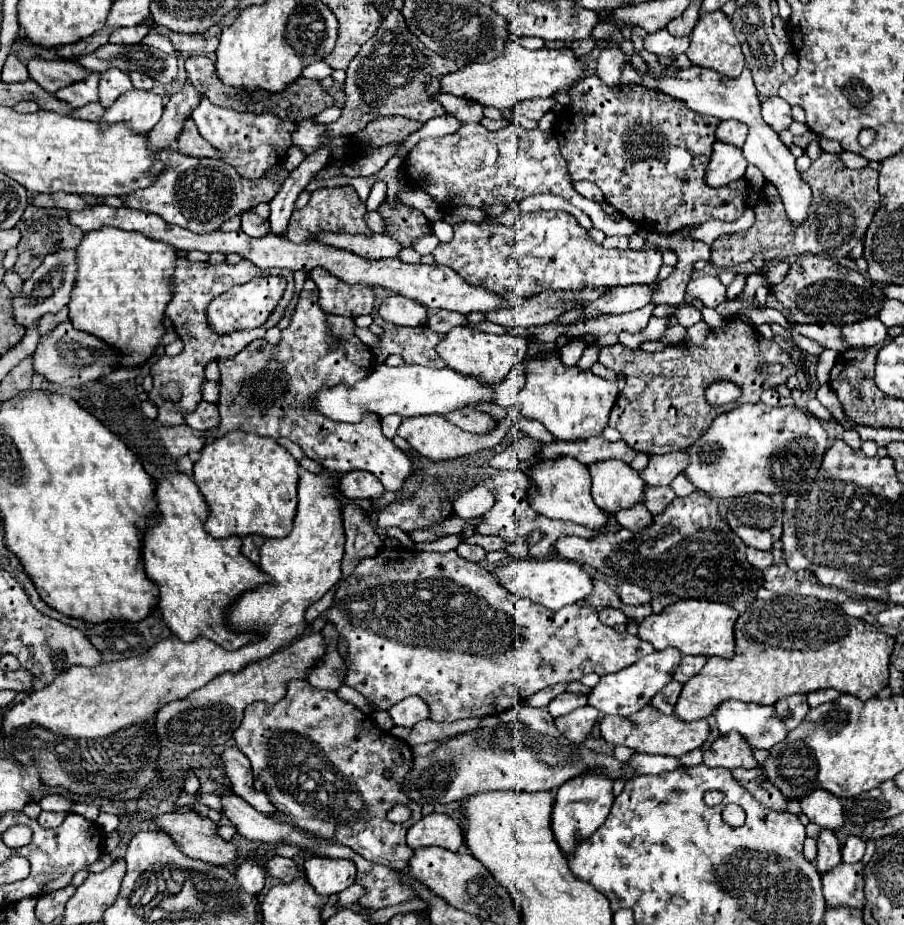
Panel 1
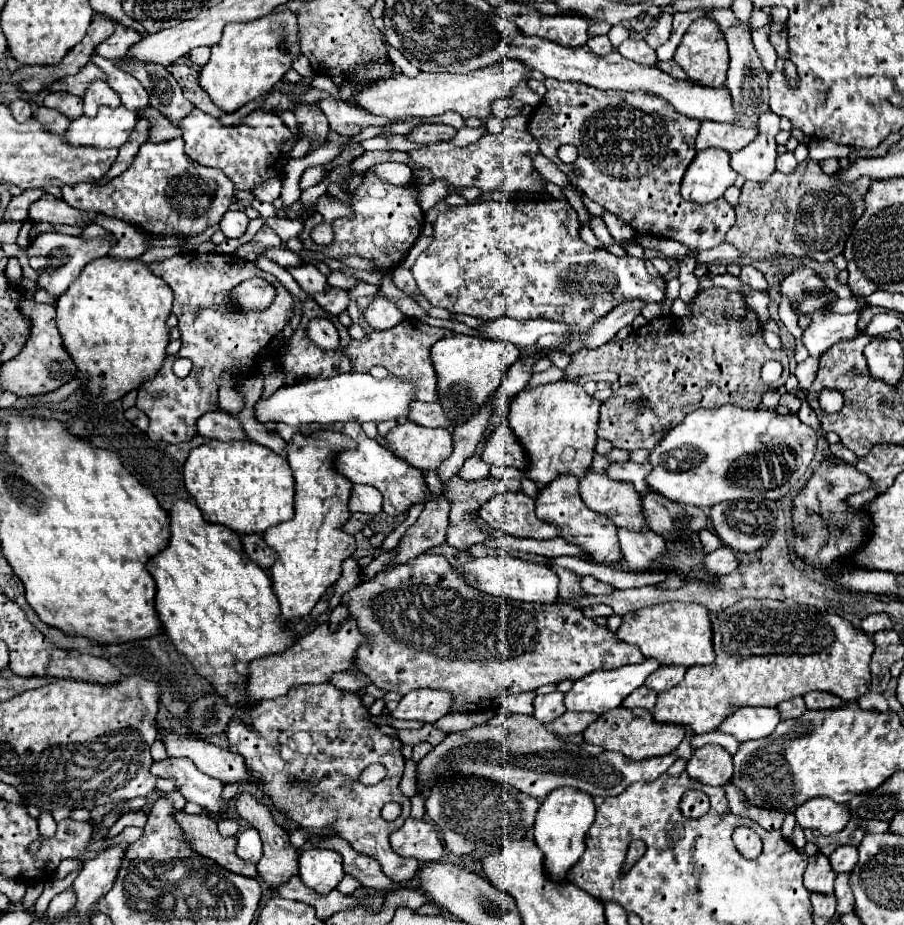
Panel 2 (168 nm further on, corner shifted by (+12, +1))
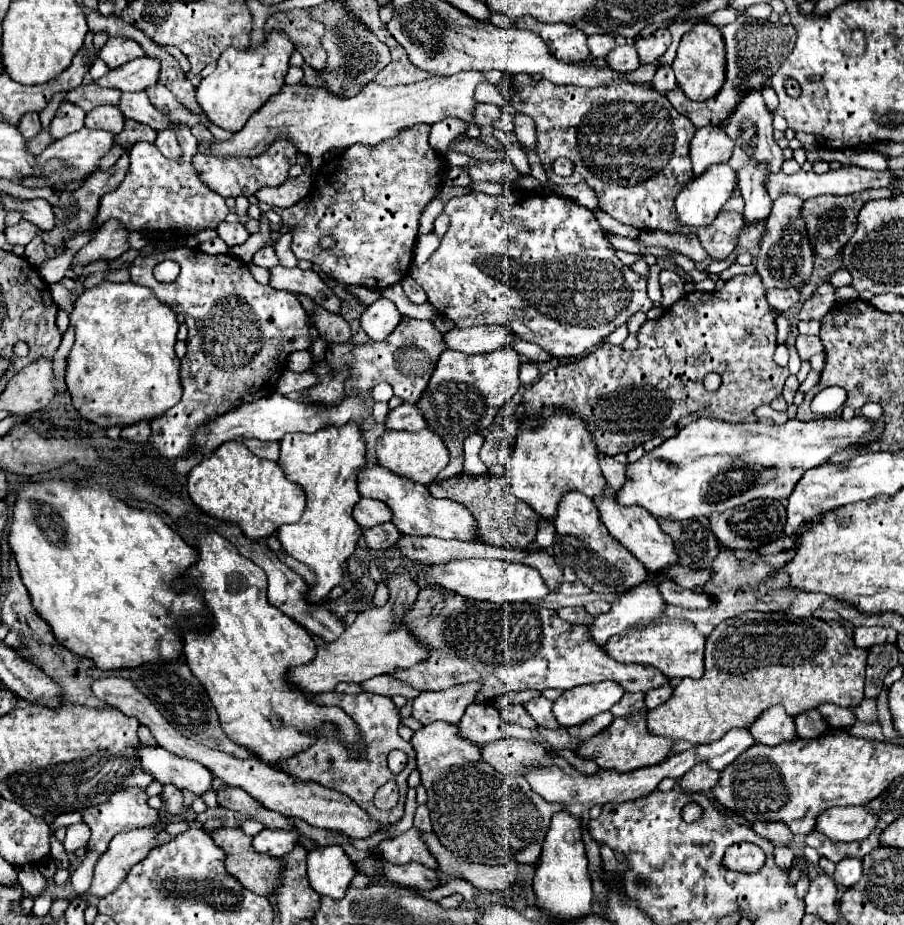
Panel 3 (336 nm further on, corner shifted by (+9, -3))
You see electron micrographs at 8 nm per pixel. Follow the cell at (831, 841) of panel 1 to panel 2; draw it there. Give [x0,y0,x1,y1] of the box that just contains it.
[803,853,835,893]

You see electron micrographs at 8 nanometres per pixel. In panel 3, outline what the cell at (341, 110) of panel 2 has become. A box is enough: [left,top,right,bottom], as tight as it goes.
[272,125,446,289]

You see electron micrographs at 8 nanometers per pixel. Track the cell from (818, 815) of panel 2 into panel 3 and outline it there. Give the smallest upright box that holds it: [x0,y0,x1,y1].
[816,807,880,843]

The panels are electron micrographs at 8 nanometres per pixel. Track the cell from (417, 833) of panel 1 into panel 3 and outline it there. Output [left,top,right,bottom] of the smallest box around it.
[372,827,438,869]

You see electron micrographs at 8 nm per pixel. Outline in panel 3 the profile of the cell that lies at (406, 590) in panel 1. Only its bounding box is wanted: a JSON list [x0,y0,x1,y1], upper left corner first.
[394,587,670,703]

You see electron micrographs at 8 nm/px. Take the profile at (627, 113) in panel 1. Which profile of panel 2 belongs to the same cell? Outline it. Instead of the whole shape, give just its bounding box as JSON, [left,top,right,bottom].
[529,79,735,249]

